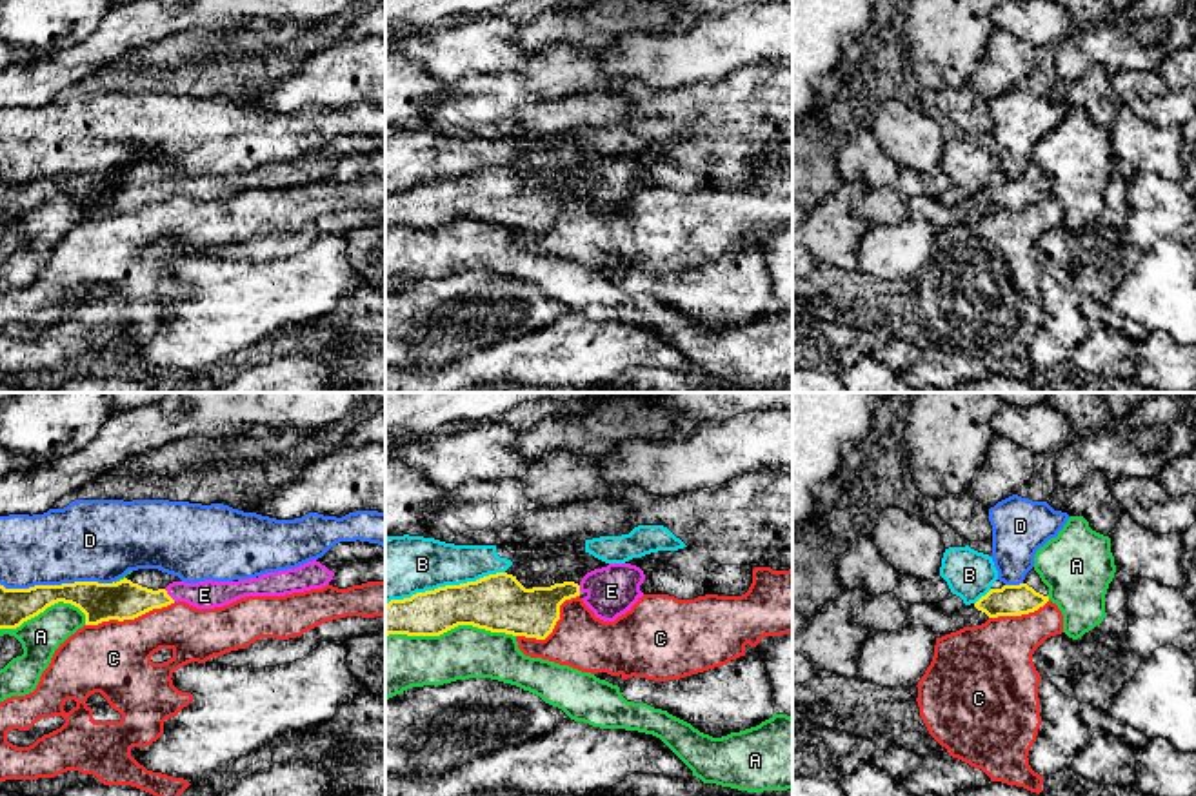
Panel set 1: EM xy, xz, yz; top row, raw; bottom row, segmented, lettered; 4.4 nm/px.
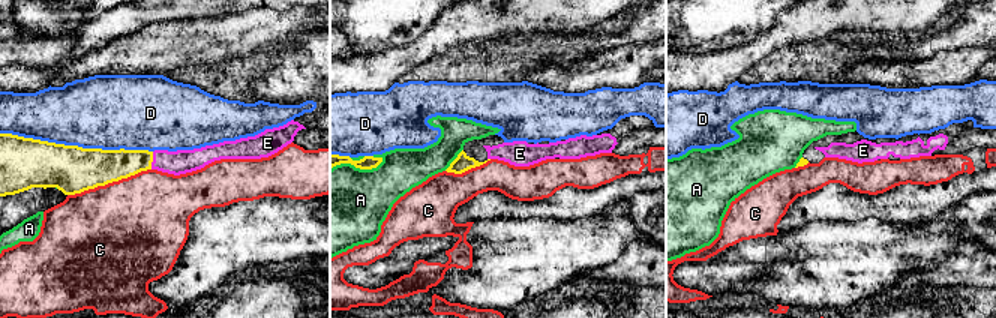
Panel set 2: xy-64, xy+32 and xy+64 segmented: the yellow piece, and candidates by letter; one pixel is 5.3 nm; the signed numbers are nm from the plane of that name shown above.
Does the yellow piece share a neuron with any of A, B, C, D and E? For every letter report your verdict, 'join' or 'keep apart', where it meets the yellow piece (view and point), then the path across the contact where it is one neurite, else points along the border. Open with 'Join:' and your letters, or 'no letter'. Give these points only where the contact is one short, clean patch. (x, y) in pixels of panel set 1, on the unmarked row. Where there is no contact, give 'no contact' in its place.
Join: E
A: keep apart; meets yellow in xz at (449, 222)
B: keep apart; meets yellow in xz at (446, 179)
C: keep apart; meets yellow in xy at (129, 211)
D: keep apart; meets yellow in xy at (57, 179)
E: join; meets yellow in xy at (168, 188); runs through xy (124, 193), (168, 188), (204, 188)

